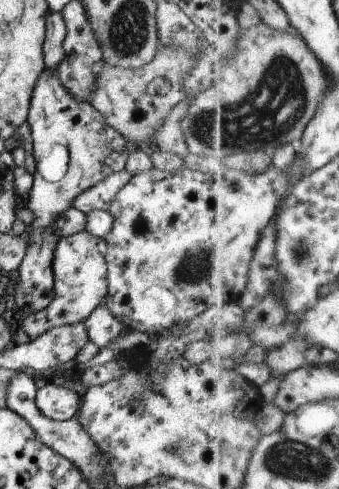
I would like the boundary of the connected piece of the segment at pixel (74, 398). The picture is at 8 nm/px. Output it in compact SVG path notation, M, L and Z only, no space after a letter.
M48 382L46 386L37 390L35 403L45 417L55 421L67 421L77 416L81 398L64 386Z

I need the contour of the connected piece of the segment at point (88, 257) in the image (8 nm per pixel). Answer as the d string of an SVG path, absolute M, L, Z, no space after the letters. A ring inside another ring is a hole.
M86 230L59 238L52 265L54 298L46 308L36 311L30 319L20 319L18 324L30 338L38 338L54 327L83 323L90 313L104 302L107 295L106 251L107 242Z

